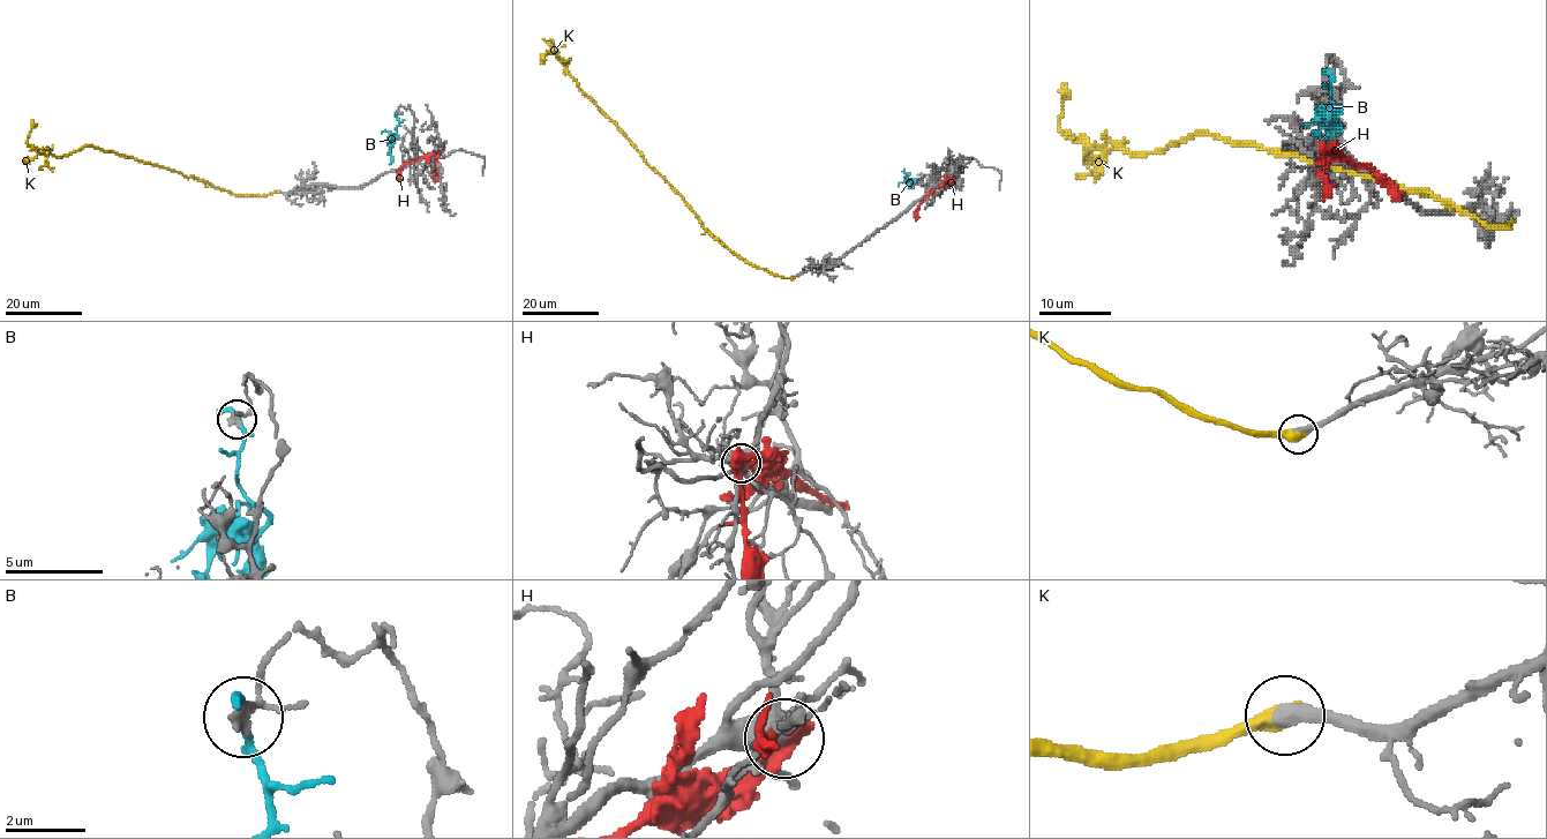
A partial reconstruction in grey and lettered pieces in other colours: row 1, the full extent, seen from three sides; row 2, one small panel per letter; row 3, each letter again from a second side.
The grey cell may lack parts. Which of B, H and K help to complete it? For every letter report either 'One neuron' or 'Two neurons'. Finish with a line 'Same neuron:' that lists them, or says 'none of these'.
B: Two neurons
H: Two neurons
K: One neuron
Same neuron: K

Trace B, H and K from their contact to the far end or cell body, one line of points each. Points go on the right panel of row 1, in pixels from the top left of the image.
B: (1329, 74), (1329, 96), (1341, 112), (1331, 130), (1326, 160), (1319, 169)
H: (1322, 150), (1333, 150), (1366, 166), (1396, 201)
K: (1510, 221), (1507, 227), (1485, 224), (1425, 192), (1208, 134), (1159, 151), (1090, 148), (1058, 126), (1061, 84)

